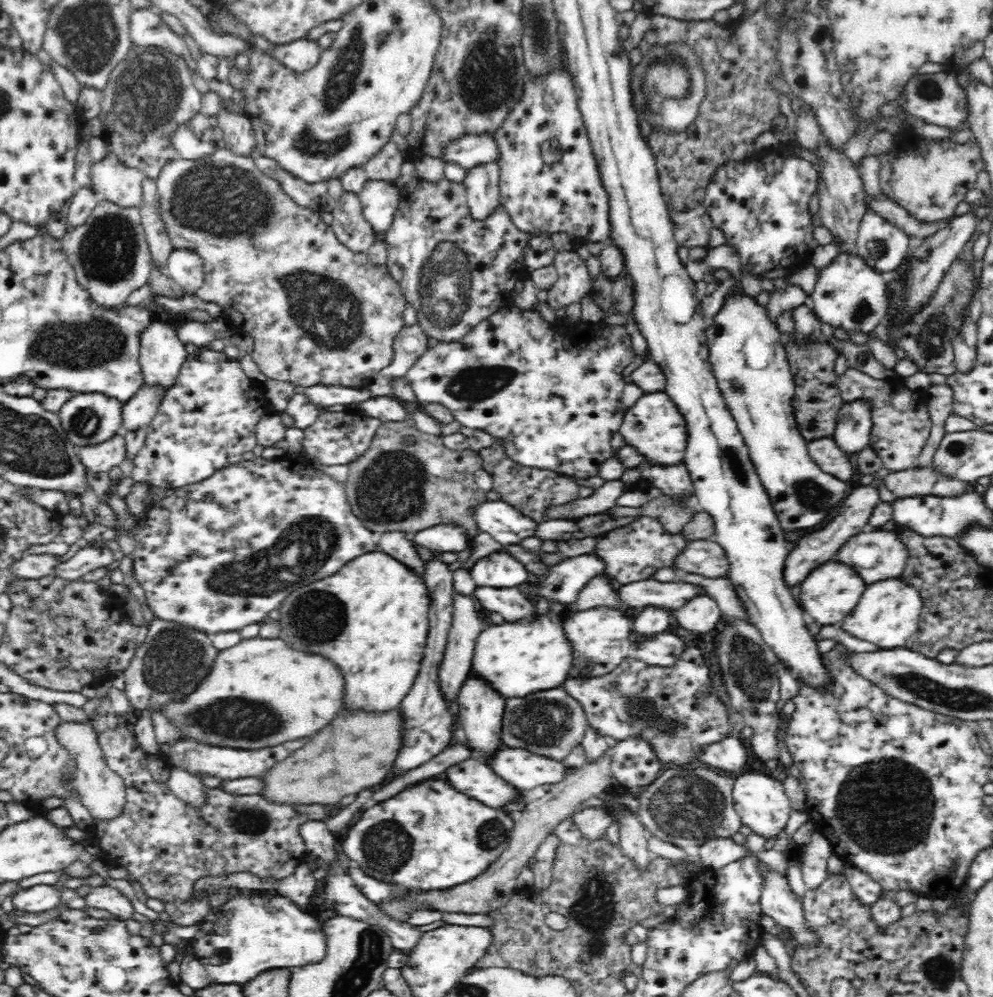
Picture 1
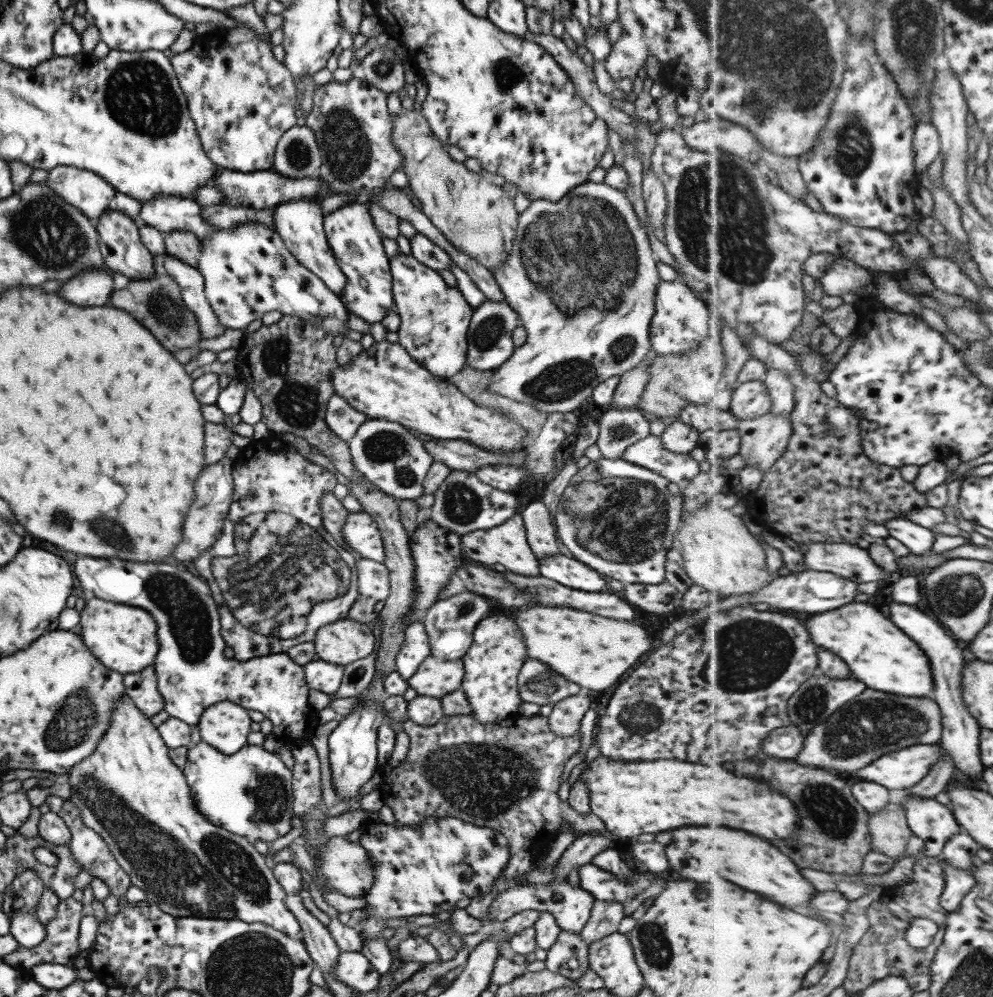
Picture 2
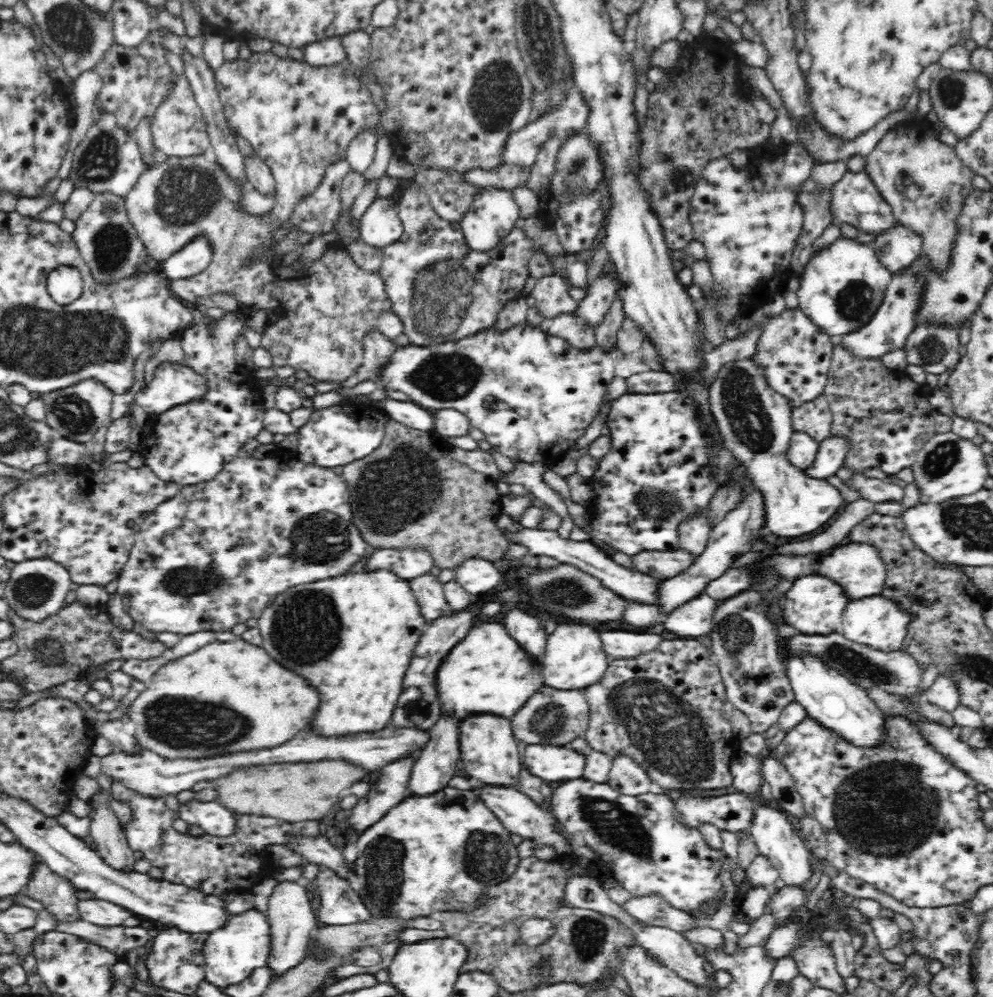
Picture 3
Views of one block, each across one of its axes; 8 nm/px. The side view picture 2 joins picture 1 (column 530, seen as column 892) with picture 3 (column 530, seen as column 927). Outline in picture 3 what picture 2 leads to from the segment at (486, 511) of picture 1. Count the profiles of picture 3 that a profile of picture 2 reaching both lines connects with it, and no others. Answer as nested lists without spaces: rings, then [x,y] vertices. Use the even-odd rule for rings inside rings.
[[[523,526],[518,532],[510,532],[504,535],[509,543],[524,544],[531,555],[547,556],[556,559],[559,563],[571,565],[579,568],[593,577],[596,577],[601,584],[611,589],[616,595],[630,601],[636,601],[642,604],[656,605],[659,597],[657,596],[657,584],[660,580],[653,579],[640,571],[632,571],[616,564],[611,558],[607,558],[594,543],[590,541],[575,542],[564,540],[558,535],[558,530],[544,530],[540,528],[528,529]]]

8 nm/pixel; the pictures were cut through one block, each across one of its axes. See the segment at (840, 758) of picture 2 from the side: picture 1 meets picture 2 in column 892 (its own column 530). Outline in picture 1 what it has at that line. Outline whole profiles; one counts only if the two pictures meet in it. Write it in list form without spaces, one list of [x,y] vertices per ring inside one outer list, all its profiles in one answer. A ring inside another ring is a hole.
[[[551,688],[533,692],[523,697],[506,697],[499,742],[510,748],[522,748],[528,752],[562,762],[581,744],[589,726],[583,706],[567,695],[565,690]]]

